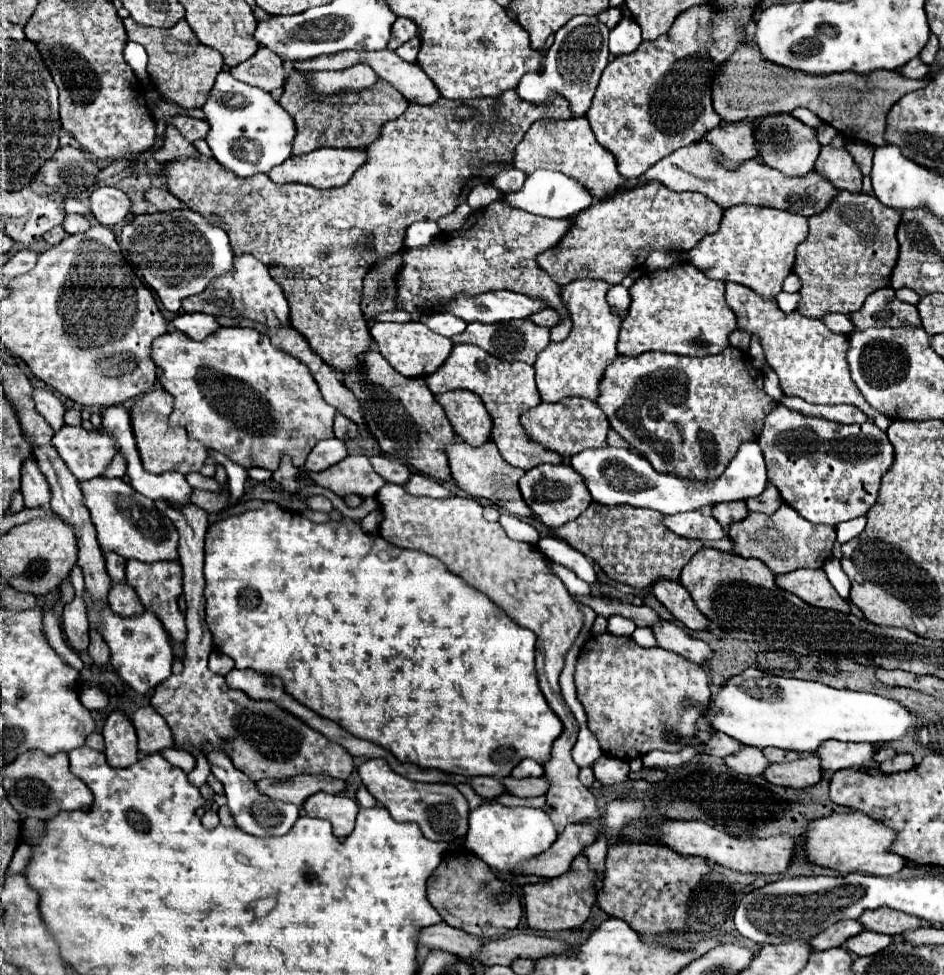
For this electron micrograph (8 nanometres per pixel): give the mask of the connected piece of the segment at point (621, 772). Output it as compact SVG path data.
M603 755L601 759L595 761L593 773L595 773L595 779L601 781L603 785L623 783L629 777L629 763L621 761L621 759L615 759L615 757Z

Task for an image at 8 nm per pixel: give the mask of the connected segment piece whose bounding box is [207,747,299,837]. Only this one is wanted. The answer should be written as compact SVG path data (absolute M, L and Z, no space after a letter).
M213 747L207 749L207 761L209 761L211 773L225 787L227 807L229 807L233 819L235 819L235 827L239 827L241 831L245 831L249 835L255 835L255 837L281 837L281 835L291 831L291 827L295 825L295 821L299 817L299 807L297 805L275 801L275 799L269 799L267 795L263 795L257 789L257 785L245 773L241 773L233 767L233 763L227 755L223 755L221 751L215 751Z

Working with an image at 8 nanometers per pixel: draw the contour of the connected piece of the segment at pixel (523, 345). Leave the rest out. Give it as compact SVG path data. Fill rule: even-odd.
M521 319L521 321L509 321L509 323L493 323L493 325L485 325L485 323L469 323L467 329L457 335L455 339L451 339L453 343L469 343L469 345L477 345L481 349L485 349L487 353L503 359L503 361L525 361L527 365L535 363L535 357L539 351L543 351L549 345L549 329L535 325L531 319Z

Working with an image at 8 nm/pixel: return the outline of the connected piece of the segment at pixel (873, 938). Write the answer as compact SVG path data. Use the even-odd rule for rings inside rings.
M861 931L861 935L855 935L855 939L849 939L845 945L851 953L859 957L867 957L889 947L891 941L893 941L891 935L881 935L877 931Z

